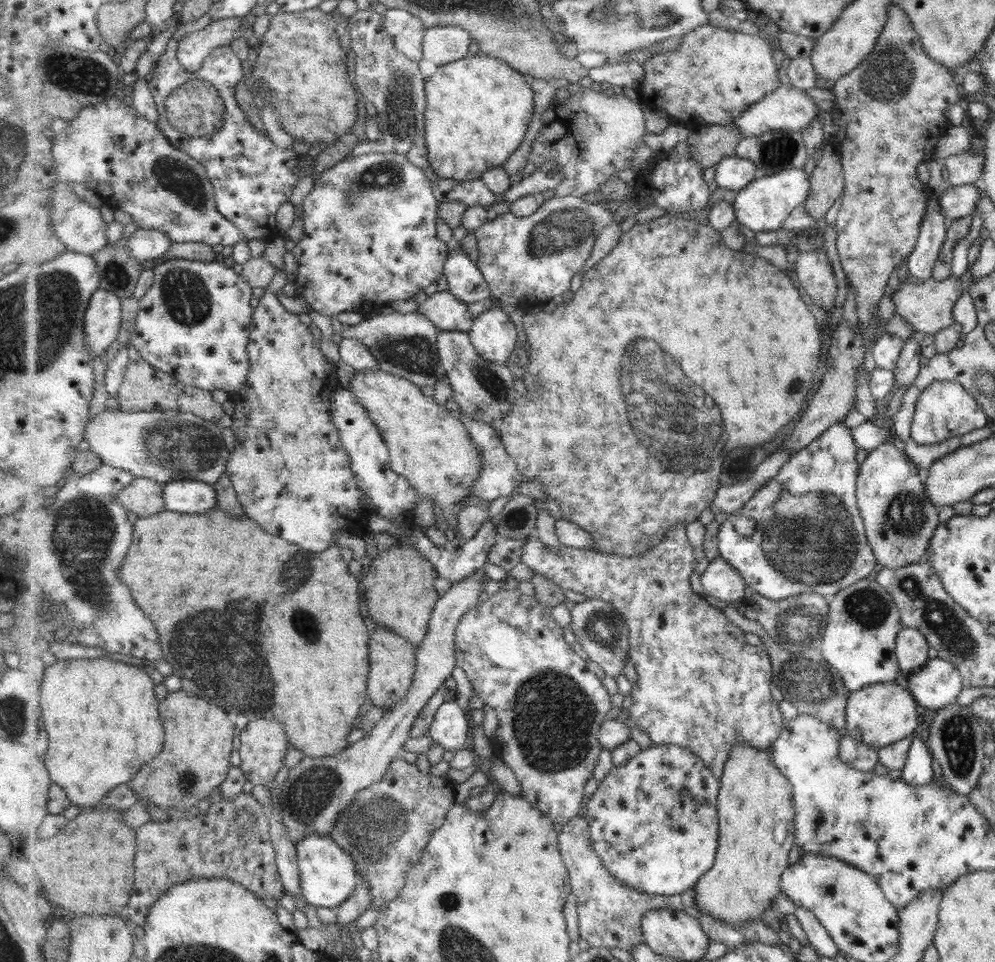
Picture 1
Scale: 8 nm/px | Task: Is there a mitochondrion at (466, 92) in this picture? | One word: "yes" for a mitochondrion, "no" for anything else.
no

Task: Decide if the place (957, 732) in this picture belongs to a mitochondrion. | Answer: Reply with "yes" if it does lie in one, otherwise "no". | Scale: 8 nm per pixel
yes

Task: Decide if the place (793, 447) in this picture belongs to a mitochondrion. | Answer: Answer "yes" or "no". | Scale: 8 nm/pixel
no

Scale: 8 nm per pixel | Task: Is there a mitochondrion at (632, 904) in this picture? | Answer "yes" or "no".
no

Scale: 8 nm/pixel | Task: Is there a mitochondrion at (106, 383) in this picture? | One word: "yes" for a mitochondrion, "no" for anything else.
no

